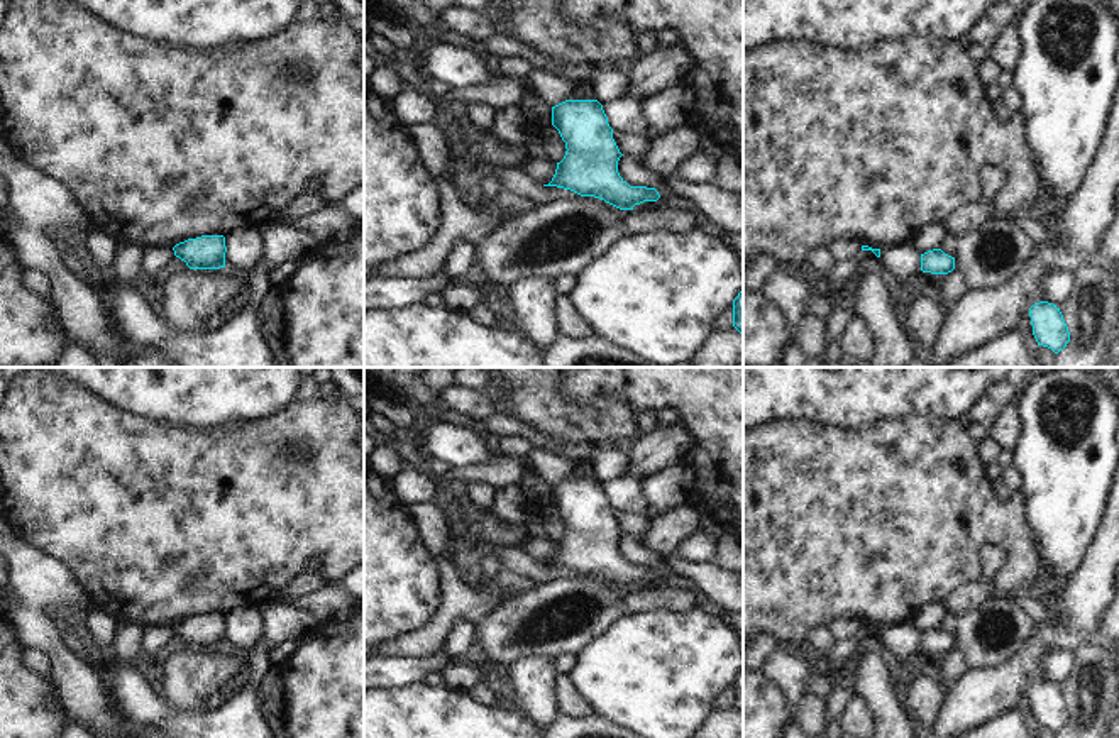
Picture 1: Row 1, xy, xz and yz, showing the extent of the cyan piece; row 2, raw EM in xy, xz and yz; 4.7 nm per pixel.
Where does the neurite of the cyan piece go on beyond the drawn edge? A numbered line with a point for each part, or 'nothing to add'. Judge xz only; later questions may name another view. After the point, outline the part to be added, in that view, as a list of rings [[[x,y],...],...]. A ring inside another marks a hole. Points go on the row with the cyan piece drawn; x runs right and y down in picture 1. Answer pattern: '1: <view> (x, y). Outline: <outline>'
nothing to add.

